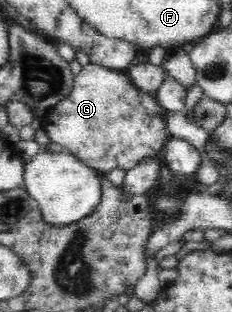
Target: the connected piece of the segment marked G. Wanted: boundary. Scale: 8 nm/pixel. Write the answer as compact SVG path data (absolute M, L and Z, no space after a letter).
M88 64L82 68L80 74L74 78L72 91L69 96L60 100L60 103L54 105L46 119L44 119L44 128L48 131L50 139L54 145L62 145L68 149L68 153L74 153L84 164L94 170L100 169L100 173L109 173L114 167L124 167L131 169L146 158L162 152L164 144L168 140L169 133L166 127L158 125L160 119L157 117L148 117L146 109L141 105L140 90L132 83L130 76L117 70L111 70L107 67L96 64Z

